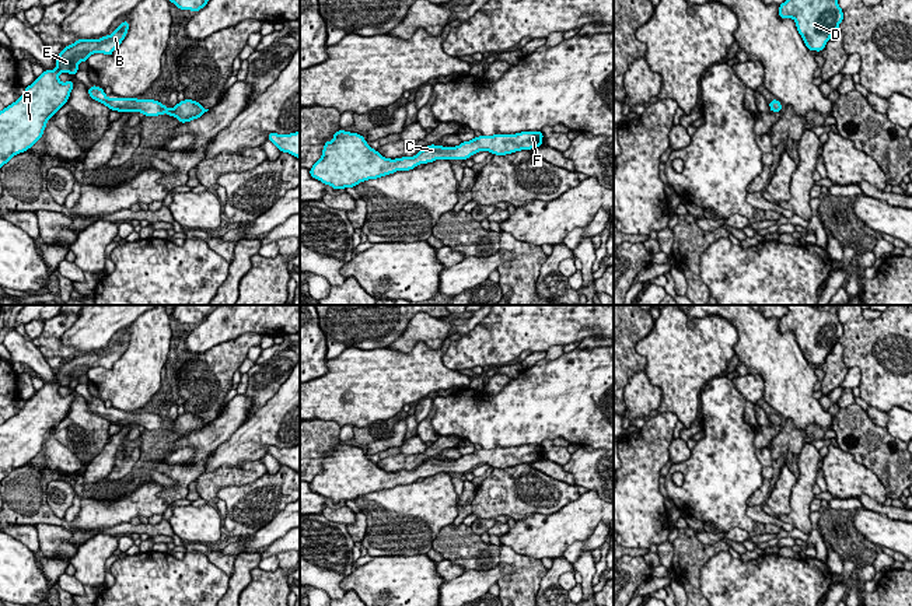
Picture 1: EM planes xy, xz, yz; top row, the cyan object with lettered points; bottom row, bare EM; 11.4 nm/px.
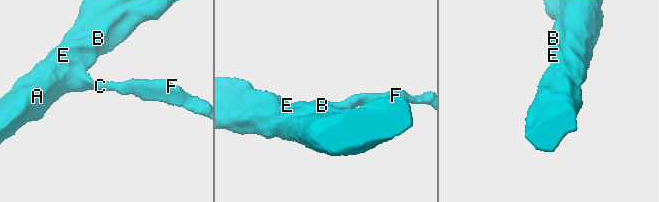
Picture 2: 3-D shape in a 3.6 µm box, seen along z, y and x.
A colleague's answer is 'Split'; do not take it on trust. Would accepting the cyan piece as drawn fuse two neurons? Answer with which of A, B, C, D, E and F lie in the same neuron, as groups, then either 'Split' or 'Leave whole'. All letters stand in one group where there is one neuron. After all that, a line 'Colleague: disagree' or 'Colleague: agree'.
Groups: A B C D E F. Leave whole
Colleague: disagree

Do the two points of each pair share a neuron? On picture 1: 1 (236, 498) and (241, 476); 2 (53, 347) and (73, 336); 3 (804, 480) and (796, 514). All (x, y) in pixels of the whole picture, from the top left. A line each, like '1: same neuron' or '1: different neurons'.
1: different neurons
2: different neurons
3: same neuron

